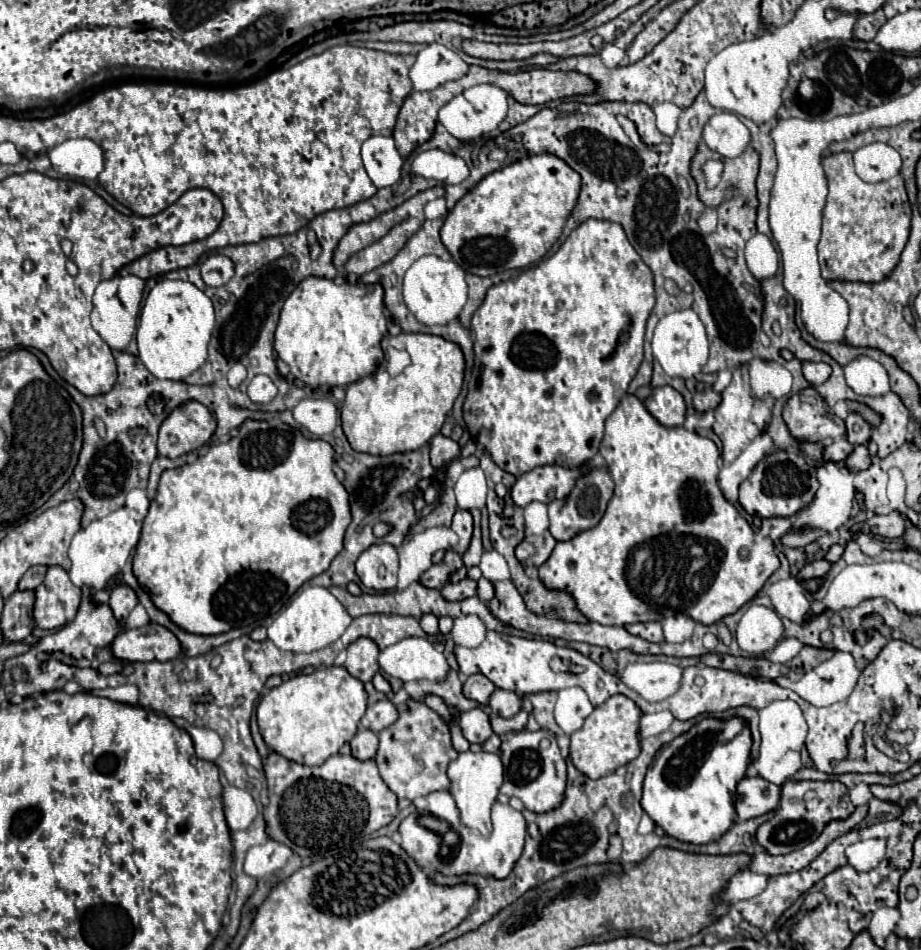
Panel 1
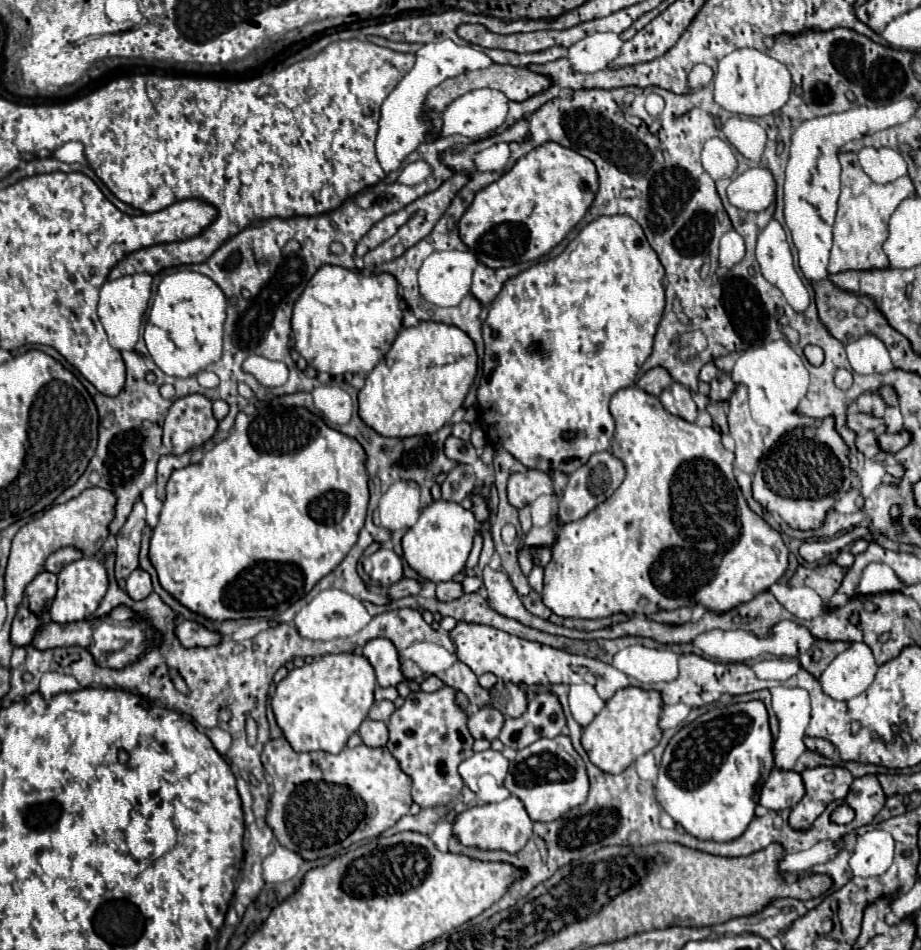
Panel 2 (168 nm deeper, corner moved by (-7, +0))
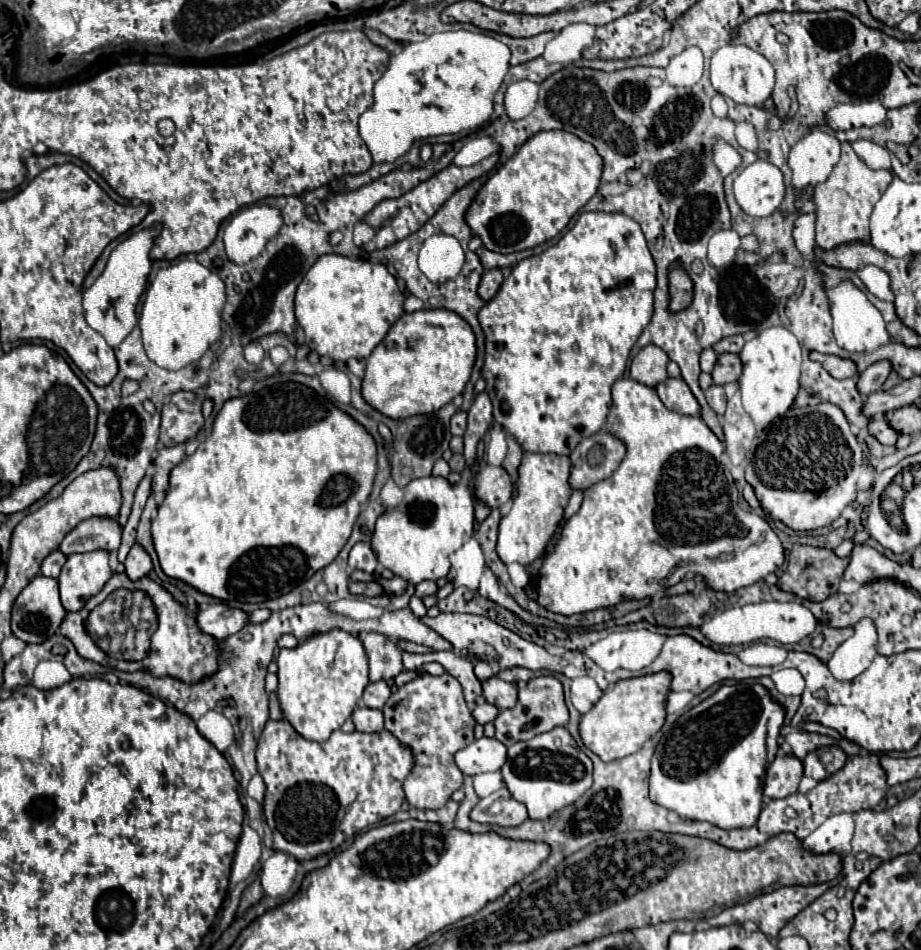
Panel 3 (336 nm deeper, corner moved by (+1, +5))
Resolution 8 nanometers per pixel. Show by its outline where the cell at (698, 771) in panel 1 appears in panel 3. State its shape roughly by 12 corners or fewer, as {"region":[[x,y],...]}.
{"region":[[722,685],[656,747],[650,799],[752,827],[784,707]]}

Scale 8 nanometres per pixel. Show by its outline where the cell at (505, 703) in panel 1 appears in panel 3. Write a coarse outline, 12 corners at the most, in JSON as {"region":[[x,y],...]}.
{"region":[[500,677],[482,681],[488,703],[500,711],[516,705],[516,685]]}

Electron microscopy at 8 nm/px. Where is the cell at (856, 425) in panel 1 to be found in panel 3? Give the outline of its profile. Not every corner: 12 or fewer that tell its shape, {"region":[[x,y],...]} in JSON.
{"region":[[882,359],[860,373],[858,391],[870,395],[882,387],[892,371]]}

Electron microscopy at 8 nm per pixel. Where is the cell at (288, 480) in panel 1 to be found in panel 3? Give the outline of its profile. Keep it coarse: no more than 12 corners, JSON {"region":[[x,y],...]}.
{"region":[[280,383],[224,403],[152,519],[168,577],[280,597],[346,545],[376,441]]}

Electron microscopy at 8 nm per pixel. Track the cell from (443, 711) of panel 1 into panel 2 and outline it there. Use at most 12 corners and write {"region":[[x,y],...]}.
{"region":[[386,638],[364,644],[362,654],[372,664],[380,686],[407,683],[420,691],[415,681],[407,682],[400,672],[398,650]]}

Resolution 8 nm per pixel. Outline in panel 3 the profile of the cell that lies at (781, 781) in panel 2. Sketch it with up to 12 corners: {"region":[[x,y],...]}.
{"region":[[778,755],[766,771],[764,795],[796,793],[802,761]]}

